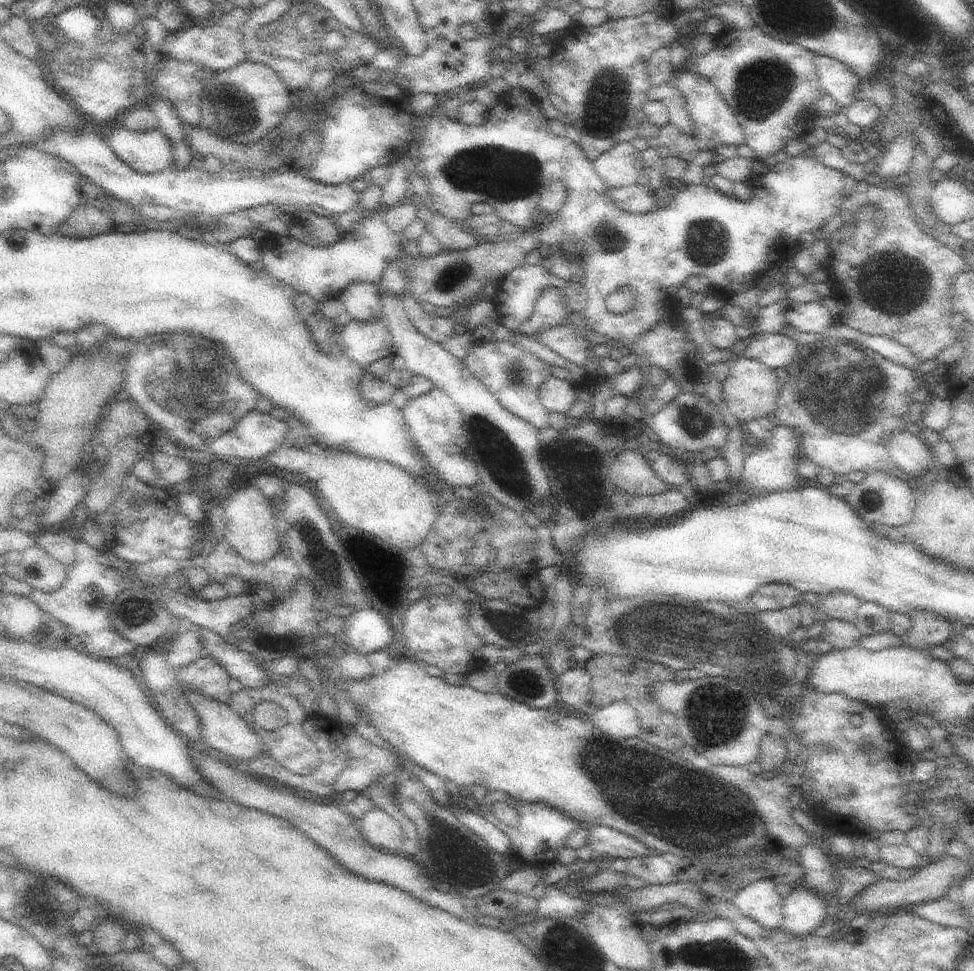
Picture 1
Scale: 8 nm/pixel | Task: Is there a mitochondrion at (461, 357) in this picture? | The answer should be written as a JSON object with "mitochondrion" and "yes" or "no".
{"mitochondrion":"no"}

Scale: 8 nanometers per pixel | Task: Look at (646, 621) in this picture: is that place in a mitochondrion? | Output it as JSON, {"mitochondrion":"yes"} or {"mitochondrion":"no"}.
{"mitochondrion":"yes"}

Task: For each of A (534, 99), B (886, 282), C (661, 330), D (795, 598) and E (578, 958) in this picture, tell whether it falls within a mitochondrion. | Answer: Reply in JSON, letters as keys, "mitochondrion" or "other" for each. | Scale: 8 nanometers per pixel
{"A":"other","B":"mitochondrion","C":"other","D":"other","E":"mitochondrion"}

